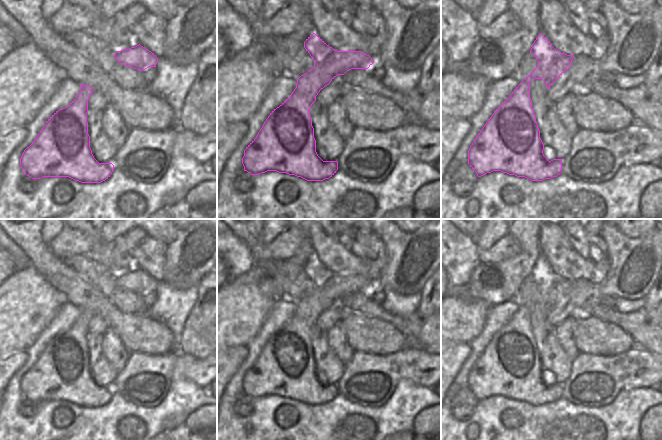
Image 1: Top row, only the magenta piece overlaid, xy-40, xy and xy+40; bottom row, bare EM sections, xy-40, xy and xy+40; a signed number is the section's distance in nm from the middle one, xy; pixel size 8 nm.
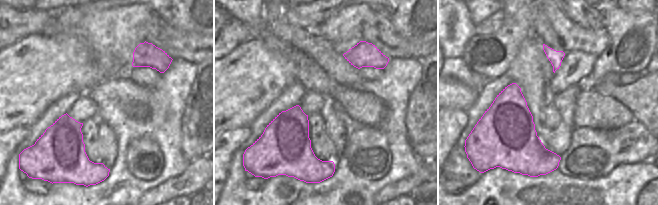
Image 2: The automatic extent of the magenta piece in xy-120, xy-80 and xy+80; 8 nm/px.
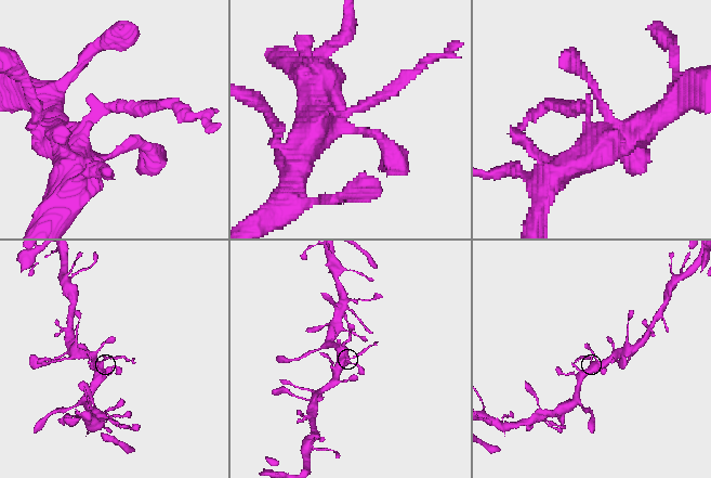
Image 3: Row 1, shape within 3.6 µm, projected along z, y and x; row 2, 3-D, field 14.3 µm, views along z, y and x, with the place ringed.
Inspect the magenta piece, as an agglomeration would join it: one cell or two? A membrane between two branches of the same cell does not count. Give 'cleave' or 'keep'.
cleave

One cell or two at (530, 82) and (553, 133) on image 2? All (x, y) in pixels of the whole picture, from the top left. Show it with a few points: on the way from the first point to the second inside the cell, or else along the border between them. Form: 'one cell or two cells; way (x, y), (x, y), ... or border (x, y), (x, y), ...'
one cell; way (538, 95), (547, 120)

